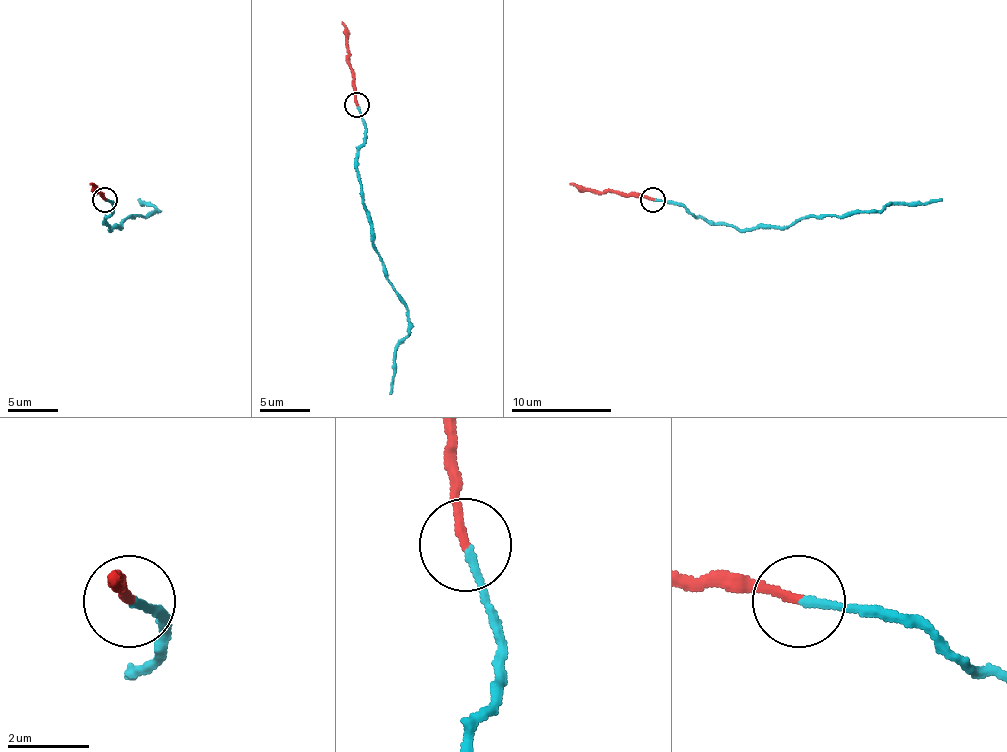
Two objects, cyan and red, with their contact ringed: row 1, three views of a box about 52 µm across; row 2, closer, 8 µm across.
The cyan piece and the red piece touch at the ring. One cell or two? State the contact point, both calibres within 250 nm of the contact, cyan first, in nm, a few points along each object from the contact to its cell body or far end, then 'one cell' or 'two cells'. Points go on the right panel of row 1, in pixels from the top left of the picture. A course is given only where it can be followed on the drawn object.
place (652, 199); calibres 190 and 220 nm; course cyan (653, 200), (680, 202), (708, 220), (756, 230), (941, 197); course red (653, 200), (578, 190), (570, 182); two cells

